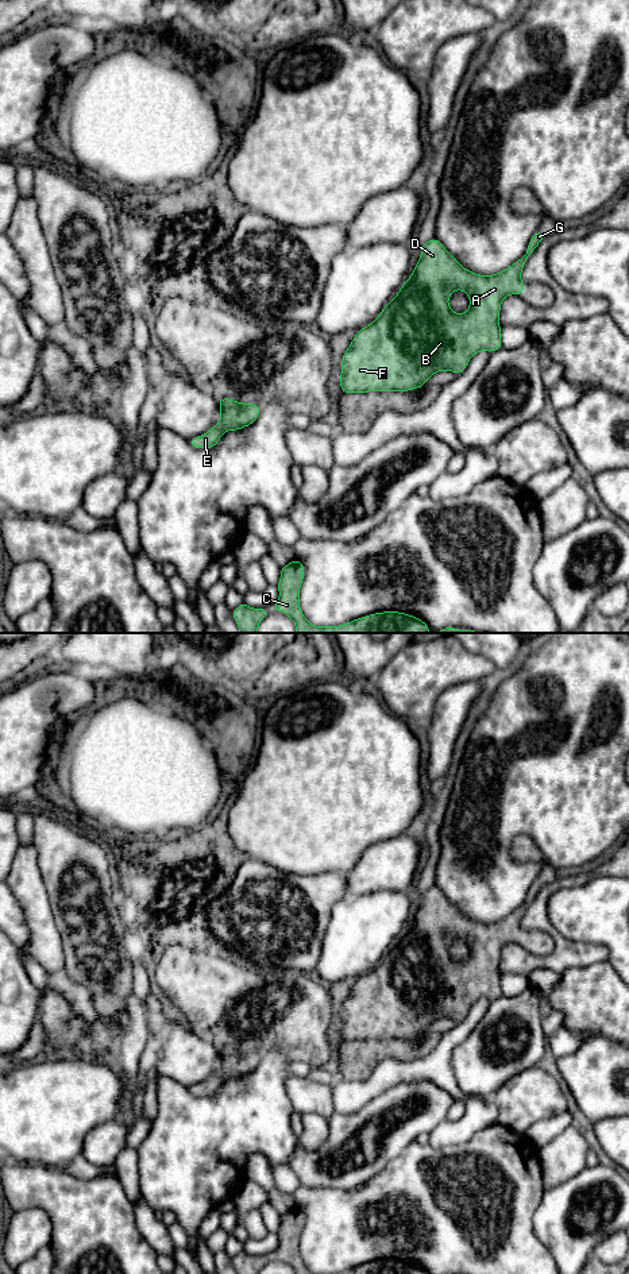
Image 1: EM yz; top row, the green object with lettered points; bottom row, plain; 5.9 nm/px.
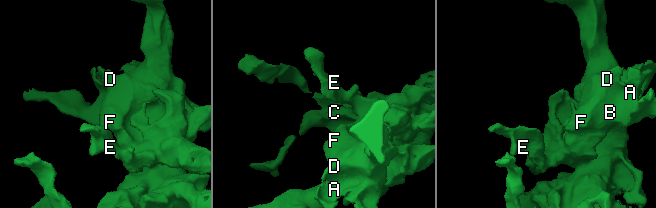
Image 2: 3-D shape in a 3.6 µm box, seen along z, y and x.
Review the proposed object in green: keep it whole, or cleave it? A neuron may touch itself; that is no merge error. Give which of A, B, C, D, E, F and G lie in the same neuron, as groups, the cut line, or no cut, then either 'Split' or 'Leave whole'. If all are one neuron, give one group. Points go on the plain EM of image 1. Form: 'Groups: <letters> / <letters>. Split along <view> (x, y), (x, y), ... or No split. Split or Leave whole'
Groups: A B C D E F G. No split. Leave whole

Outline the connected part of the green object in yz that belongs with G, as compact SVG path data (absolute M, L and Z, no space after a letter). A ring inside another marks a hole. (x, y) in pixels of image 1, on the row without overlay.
M536 879L526 900L494 923L481 923L464 916L436 885L424 891L410 926L378 965L356 980L343 1001L339 1026L343 1042L410 1039L422 1035L437 1019L452 1019L458 1023L466 1018L475 1001L499 997L502 947L525 939L521 919L543 887L545 881ZM455 938L466 939L470 947L470 956L462 962L456 962L448 953Z

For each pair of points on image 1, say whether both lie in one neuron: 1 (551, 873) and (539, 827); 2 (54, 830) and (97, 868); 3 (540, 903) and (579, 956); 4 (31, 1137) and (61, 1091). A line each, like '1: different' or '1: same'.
1: different
2: same
3: same
4: same

